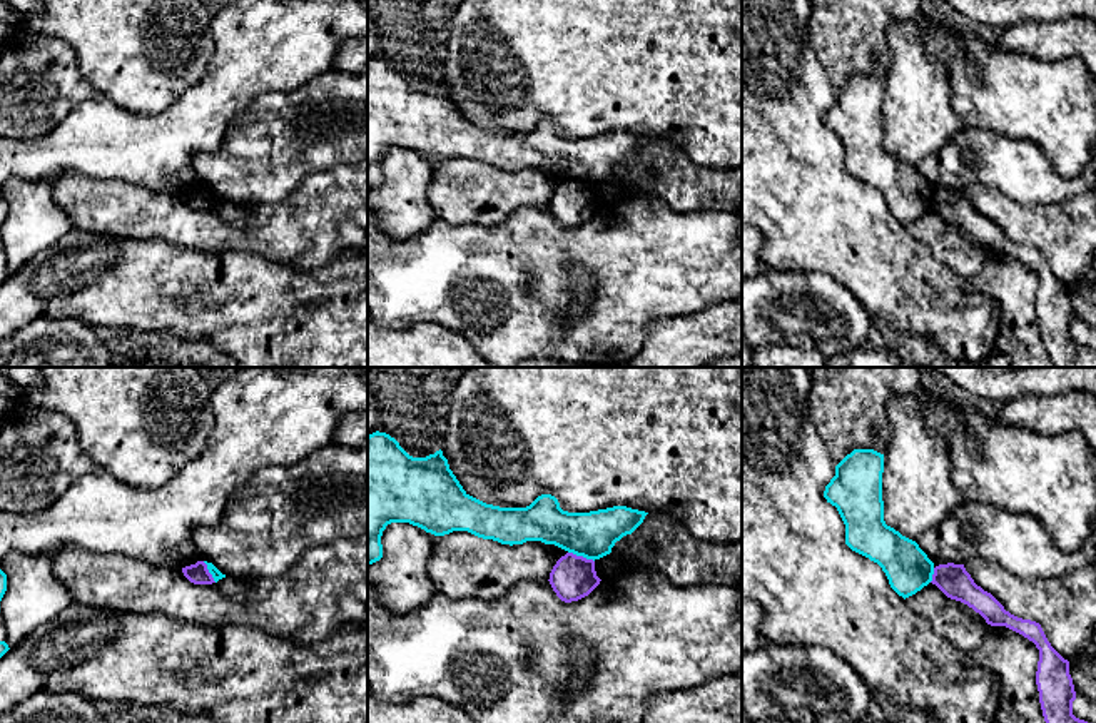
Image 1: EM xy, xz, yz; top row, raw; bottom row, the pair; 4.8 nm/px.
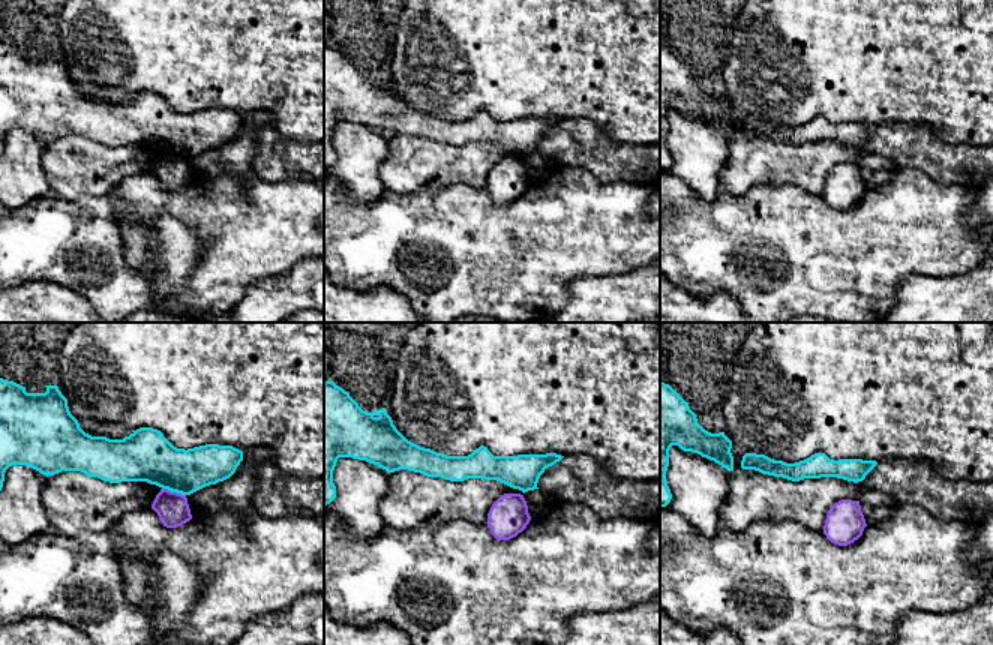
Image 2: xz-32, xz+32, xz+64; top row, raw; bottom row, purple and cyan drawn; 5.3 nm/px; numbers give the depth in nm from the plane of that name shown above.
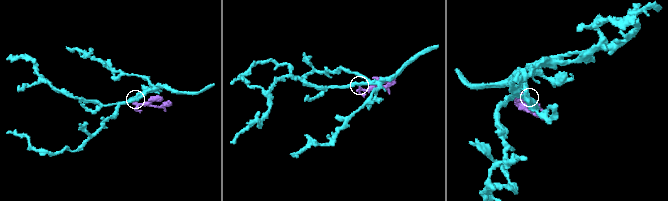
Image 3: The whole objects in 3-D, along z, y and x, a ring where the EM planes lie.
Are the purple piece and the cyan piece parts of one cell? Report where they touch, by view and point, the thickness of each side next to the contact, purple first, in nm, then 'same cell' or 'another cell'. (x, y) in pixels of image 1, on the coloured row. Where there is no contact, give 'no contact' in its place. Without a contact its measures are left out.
meets purple in xz at (582, 556); 220 nm thick on the purple side, 220 nm on the other; another cell

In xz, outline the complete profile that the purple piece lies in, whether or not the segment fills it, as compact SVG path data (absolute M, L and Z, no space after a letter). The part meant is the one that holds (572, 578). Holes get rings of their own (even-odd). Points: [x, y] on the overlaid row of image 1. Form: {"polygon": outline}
{"polygon": "M566 553L553 566L548 581L561 601L571 603L588 596L601 579L593 559Z"}

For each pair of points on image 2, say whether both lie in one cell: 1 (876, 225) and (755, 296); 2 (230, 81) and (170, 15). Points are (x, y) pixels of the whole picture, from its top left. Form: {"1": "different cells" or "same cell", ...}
{"1": "same cell", "2": "same cell"}

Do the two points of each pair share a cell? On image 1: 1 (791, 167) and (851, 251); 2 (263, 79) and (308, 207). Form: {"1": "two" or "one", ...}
{"1": "one", "2": "two"}

